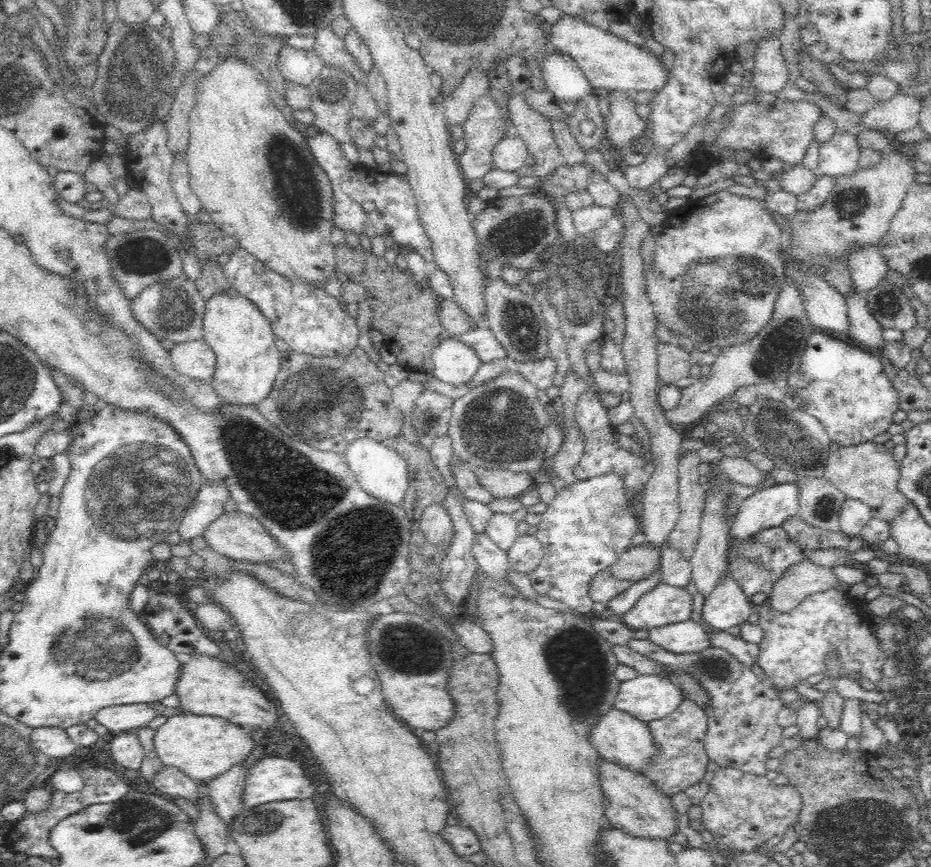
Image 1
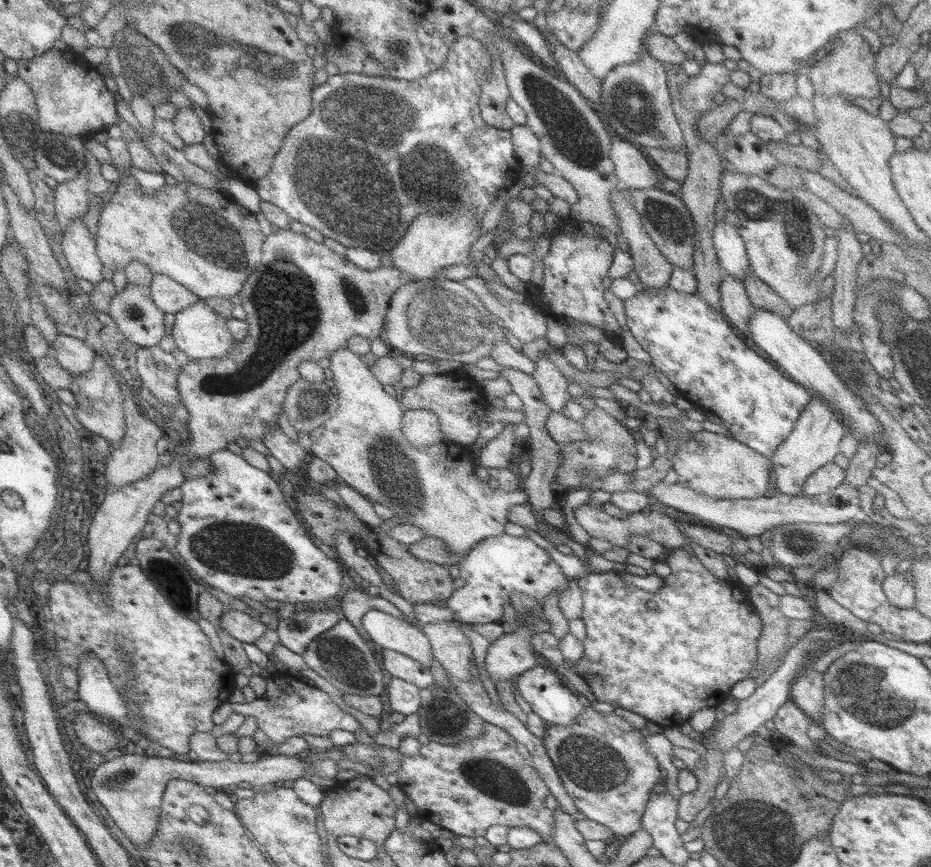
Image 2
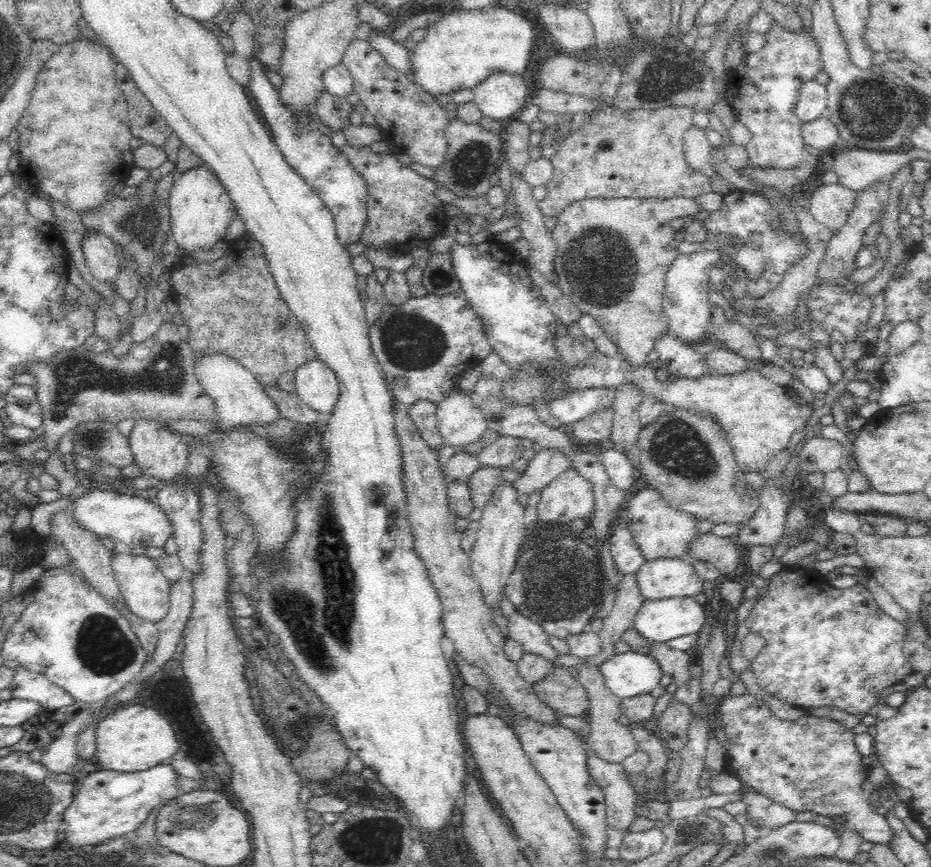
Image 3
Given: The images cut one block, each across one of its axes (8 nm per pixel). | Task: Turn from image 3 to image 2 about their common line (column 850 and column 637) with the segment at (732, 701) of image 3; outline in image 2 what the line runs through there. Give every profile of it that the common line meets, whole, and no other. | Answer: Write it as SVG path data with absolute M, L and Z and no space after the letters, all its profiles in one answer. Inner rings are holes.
M584 706L582 715L574 725L562 727L545 724L544 737L540 740L559 772L565 790L574 799L577 810L585 815L586 819L608 828L613 835L631 837L642 827L642 814L653 794L652 787L665 775L656 759L648 753L645 738L638 729L614 712L602 714L591 706Z

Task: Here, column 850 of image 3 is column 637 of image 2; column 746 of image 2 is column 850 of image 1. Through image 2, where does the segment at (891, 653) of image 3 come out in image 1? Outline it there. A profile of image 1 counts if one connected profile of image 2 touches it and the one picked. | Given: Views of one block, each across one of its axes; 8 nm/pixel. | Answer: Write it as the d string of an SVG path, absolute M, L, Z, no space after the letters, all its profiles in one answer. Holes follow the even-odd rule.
M781 527L767 528L766 530L756 532L746 540L736 541L729 537L727 550L727 563L732 578L740 585L743 593L747 596L748 602L752 605L753 612L760 614L758 624L764 631L764 638L758 644L758 666L764 670L764 674L768 675L770 683L774 684L774 688L778 691L792 690L798 685L807 684L808 678L812 675L824 674L827 667L827 656L832 653L838 655L840 663L842 663L842 670L846 678L867 678L876 687L875 691L880 694L891 694L894 690L904 692L910 686L910 680L915 675L914 662L911 655L901 653L898 655L897 674L894 678L886 678L882 673L882 666L884 666L885 654L880 648L880 641L870 631L873 619L866 612L858 611L858 605L862 605L863 600L857 601L848 595L848 592L842 592L840 588L826 592L815 592L814 594L806 596L796 608L792 608L790 612L778 612L772 608L770 600L764 601L761 605L756 605L752 602L752 596L758 592L764 592L766 596L772 594L772 586L782 578L782 574L786 572L786 568L791 568L798 562L803 562L804 549L794 544L787 535L787 532Z

